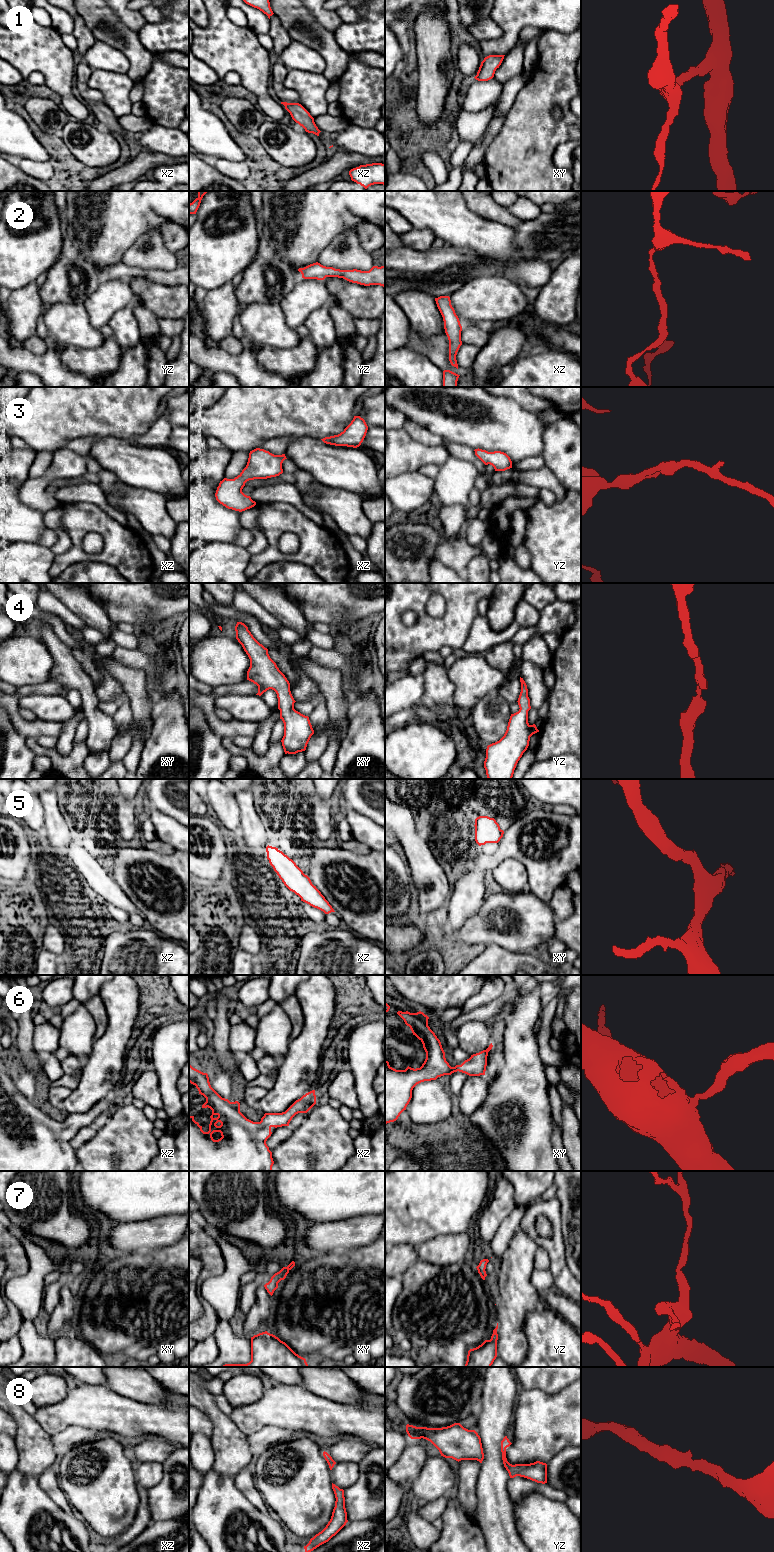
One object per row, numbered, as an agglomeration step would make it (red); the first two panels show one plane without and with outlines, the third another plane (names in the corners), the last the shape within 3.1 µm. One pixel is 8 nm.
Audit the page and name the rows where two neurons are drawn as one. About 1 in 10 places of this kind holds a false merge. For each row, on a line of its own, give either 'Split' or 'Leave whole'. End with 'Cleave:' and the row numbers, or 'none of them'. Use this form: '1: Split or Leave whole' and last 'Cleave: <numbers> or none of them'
1: Leave whole
2: Leave whole
3: Leave whole
4: Leave whole
5: Leave whole
6: Leave whole
7: Leave whole
8: Leave whole
Cleave: none of them

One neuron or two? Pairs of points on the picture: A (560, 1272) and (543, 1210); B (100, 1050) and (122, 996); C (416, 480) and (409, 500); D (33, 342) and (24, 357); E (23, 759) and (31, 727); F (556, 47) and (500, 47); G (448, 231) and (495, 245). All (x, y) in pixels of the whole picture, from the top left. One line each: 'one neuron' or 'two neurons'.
A: one neuron
B: one neuron
C: one neuron
D: two neurons
E: two neurons
F: two neurons
G: one neuron

